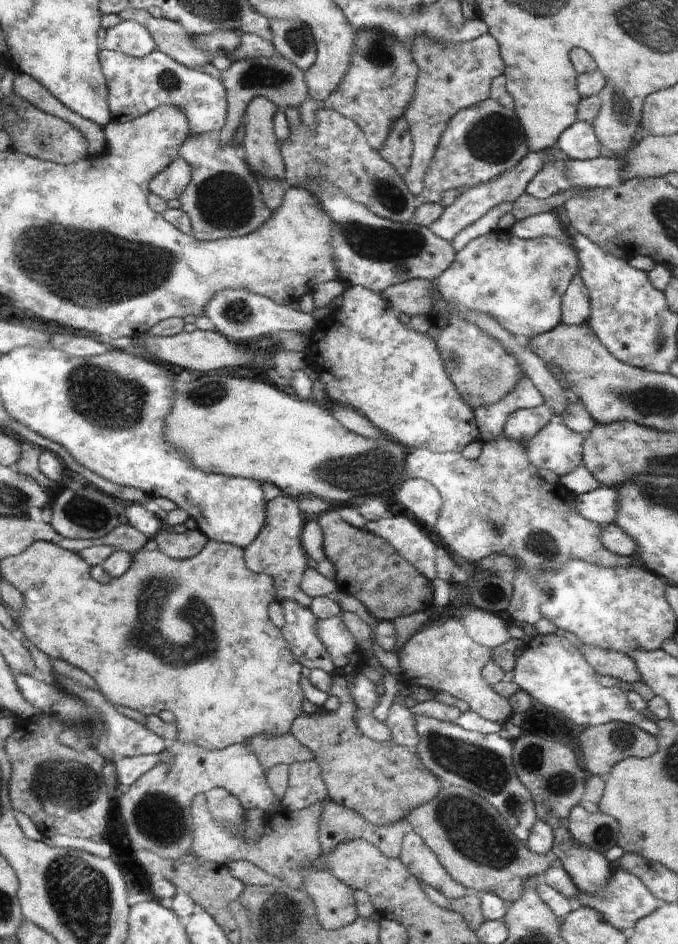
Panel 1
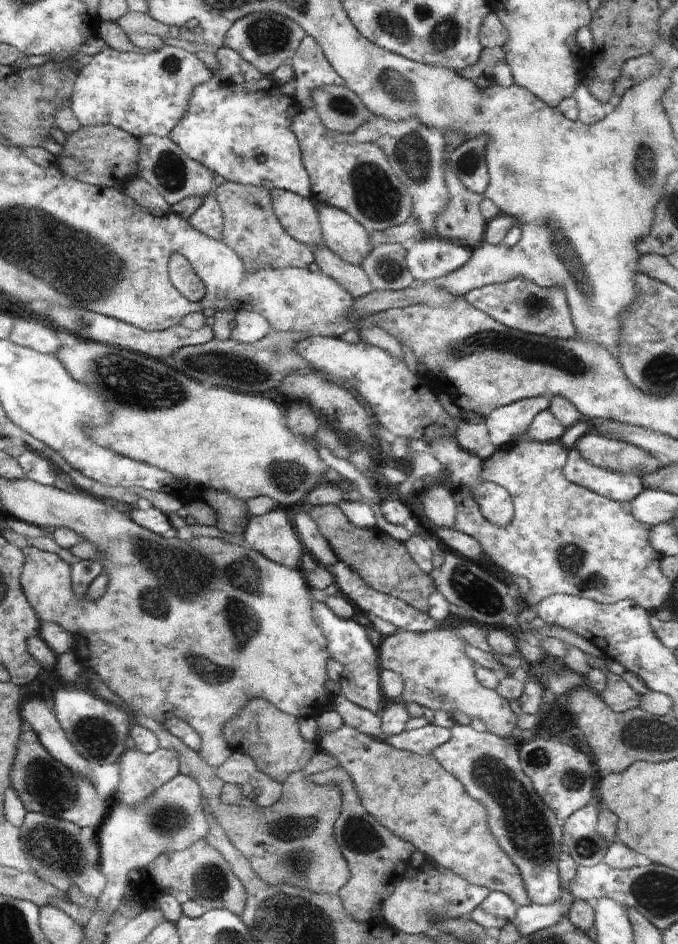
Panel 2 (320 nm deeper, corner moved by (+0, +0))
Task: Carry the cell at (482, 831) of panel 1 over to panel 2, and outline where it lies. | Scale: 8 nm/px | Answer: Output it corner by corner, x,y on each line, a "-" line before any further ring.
348,725
318,737
317,745
319,750
329,753
338,761
340,767
346,769
354,781
362,806
399,839
411,841
416,850
423,852
427,859
450,869
473,885
488,887
490,891
502,891
518,906
529,905
532,902
520,869
497,843
489,827
488,809
481,801
474,800
465,785
444,768
434,756
397,749
385,741
358,732
358,729

